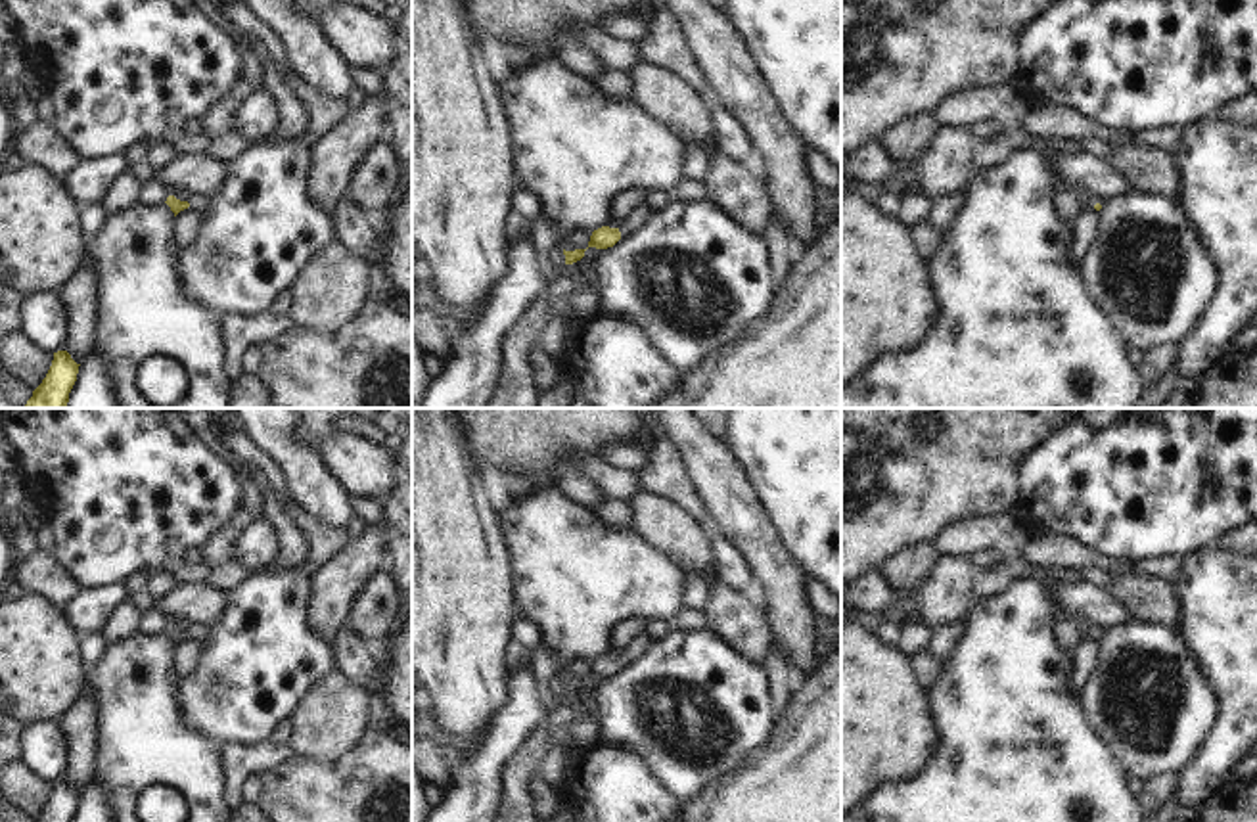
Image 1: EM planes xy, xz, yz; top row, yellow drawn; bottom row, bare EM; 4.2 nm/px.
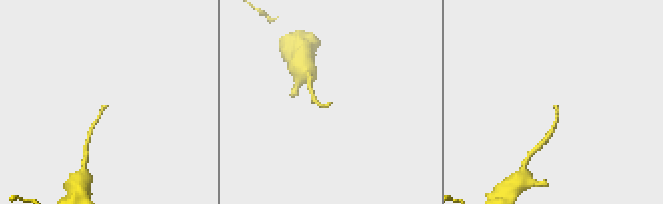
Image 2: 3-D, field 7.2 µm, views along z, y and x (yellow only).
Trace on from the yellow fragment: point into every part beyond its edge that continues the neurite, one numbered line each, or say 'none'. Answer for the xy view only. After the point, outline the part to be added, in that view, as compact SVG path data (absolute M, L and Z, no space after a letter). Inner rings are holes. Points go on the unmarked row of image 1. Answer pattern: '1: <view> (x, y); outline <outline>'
1: xy (198, 633); outline M190 625L188 632L190 632L188 638L195 640L199 644L199 648L203 648L207 644L209 628L205 625Z

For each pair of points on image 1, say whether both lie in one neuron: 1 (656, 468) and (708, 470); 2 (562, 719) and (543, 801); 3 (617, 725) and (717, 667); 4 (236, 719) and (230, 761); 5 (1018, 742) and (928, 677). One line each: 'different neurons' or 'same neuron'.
1: different neurons
2: different neurons
3: same neuron
4: different neurons
5: different neurons

